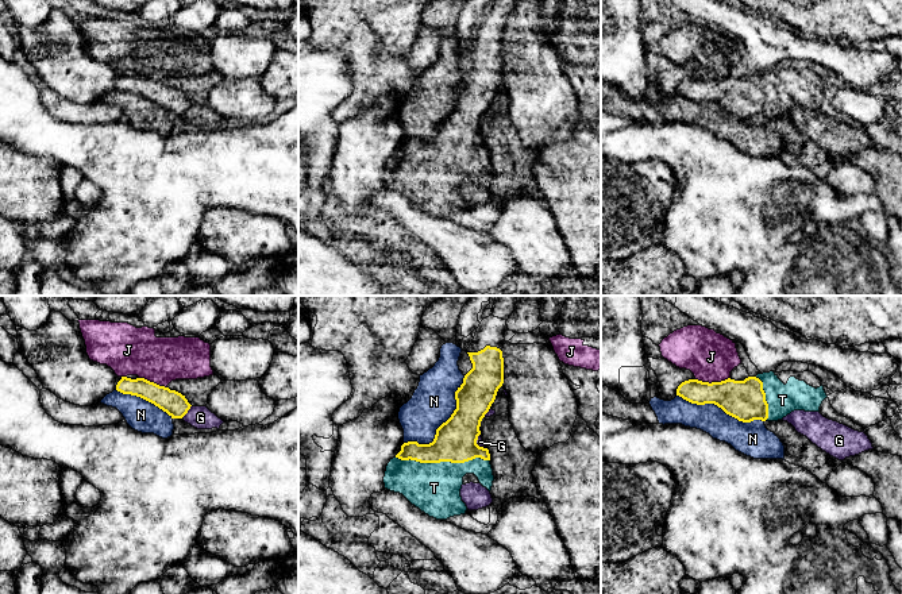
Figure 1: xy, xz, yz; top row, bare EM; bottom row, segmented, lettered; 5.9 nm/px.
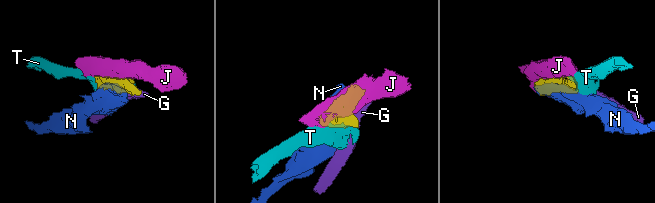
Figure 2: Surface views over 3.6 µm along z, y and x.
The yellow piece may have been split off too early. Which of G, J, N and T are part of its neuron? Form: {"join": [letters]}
{"join": ["T"]}

